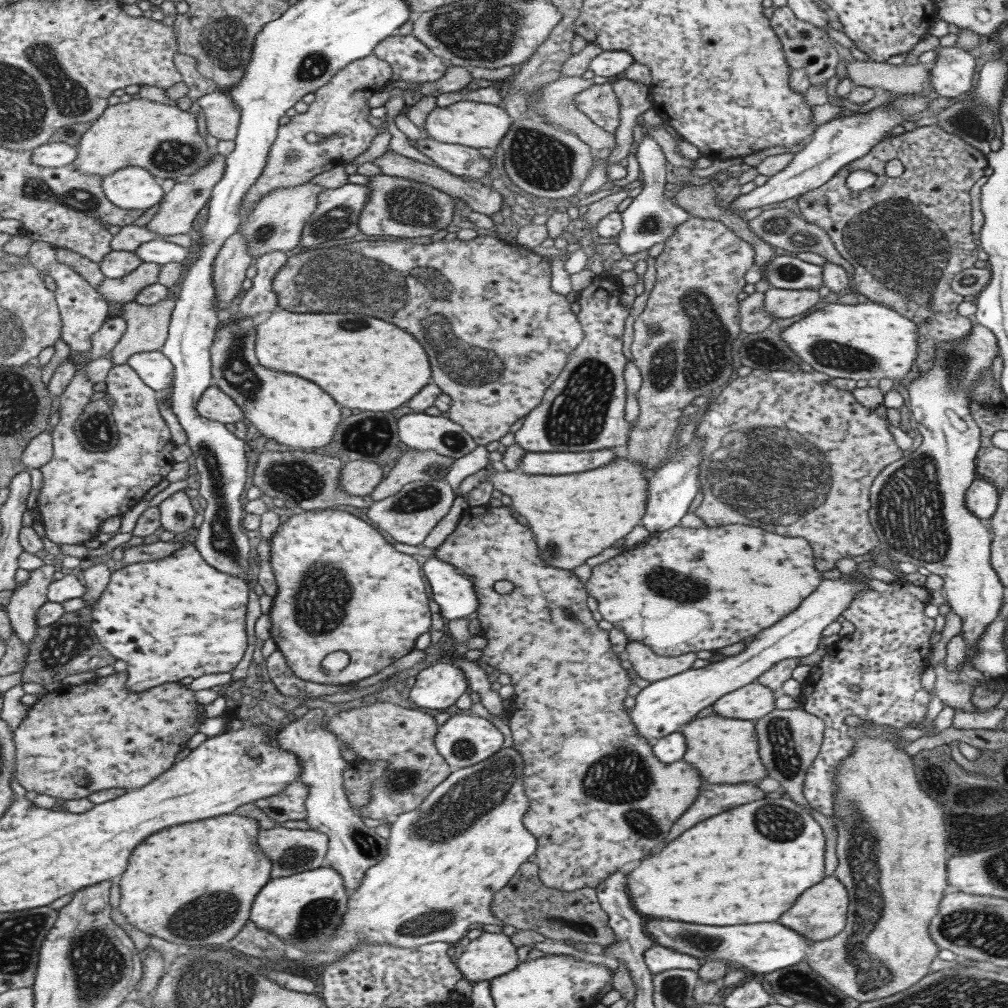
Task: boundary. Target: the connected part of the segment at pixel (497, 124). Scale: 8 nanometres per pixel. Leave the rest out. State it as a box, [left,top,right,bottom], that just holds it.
[424,98,512,150]

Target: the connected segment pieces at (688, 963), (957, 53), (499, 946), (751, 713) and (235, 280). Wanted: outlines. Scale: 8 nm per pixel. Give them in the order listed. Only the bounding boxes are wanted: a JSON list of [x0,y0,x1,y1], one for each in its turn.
[[643,945,701,976],[930,47,976,98],[455,931,520,983],[712,681,778,721],[212,229,254,312]]

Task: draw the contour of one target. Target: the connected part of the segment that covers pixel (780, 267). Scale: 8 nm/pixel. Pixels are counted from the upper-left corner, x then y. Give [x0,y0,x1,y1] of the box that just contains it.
[763,255,824,290]

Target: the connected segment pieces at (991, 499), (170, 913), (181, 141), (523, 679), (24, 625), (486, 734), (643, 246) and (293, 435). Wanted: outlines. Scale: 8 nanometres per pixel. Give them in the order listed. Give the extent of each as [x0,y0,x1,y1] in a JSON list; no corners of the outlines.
[[965,477,999,520],[118,812,271,948],[71,99,218,180],[434,504,705,891],[6,564,57,652],[435,714,504,769],[617,129,691,258],[210,316,342,449]]

